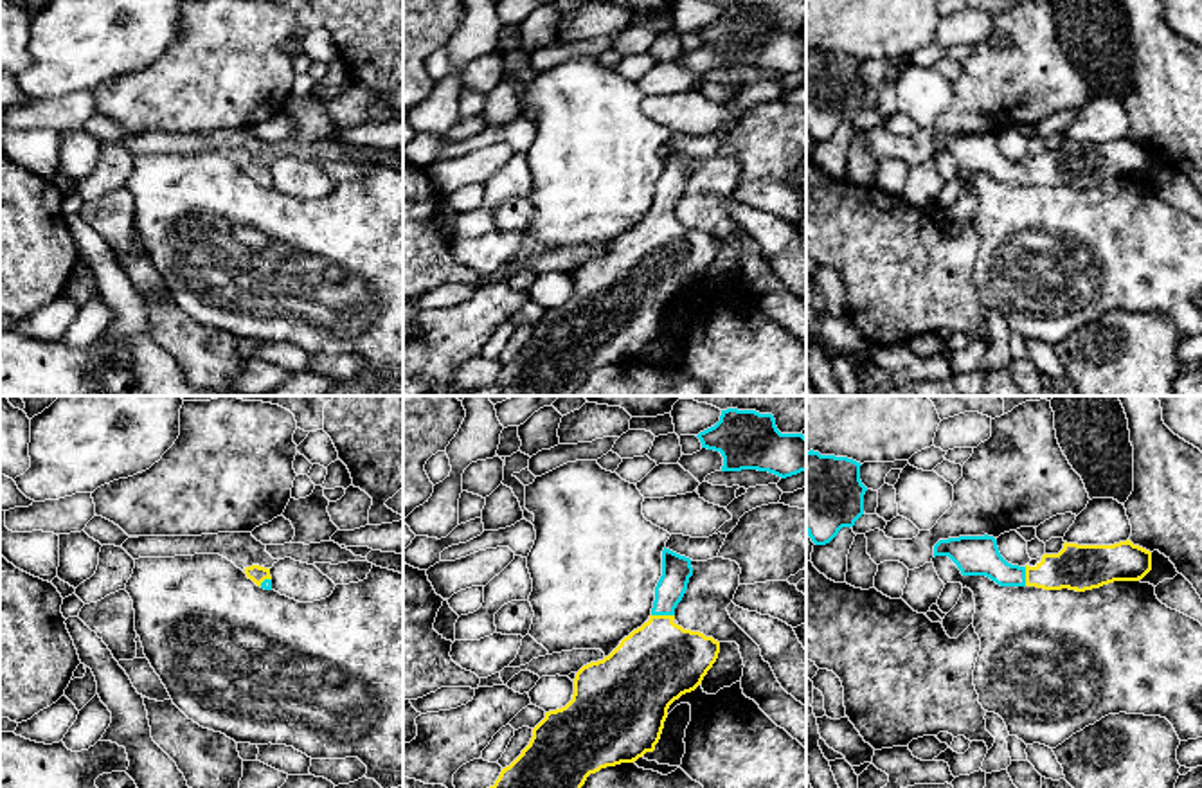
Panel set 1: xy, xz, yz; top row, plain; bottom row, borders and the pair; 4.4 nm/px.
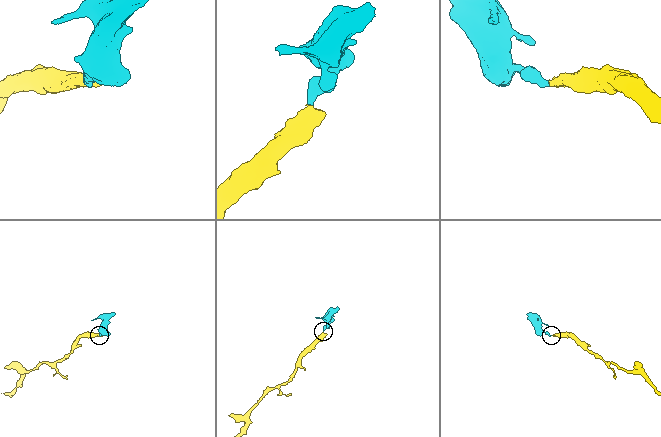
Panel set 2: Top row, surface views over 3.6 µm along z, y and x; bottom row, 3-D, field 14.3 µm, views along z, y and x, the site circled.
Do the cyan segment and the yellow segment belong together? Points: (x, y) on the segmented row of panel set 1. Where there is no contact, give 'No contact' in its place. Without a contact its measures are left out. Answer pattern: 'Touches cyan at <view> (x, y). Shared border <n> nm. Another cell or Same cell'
Touches cyan at xz (663, 614). Shared border 100 nm. Same cell

